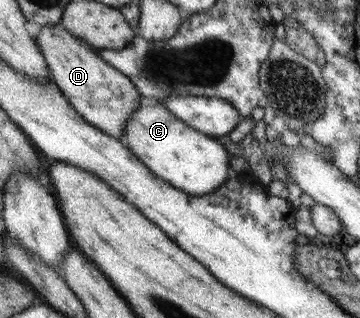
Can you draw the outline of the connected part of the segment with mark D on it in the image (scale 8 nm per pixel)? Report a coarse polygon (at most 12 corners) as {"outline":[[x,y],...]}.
{"outline":[[62,23],[36,41],[51,80],[92,126],[122,140],[131,78]]}

